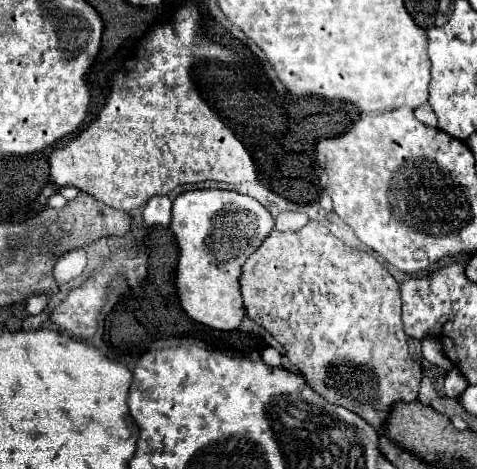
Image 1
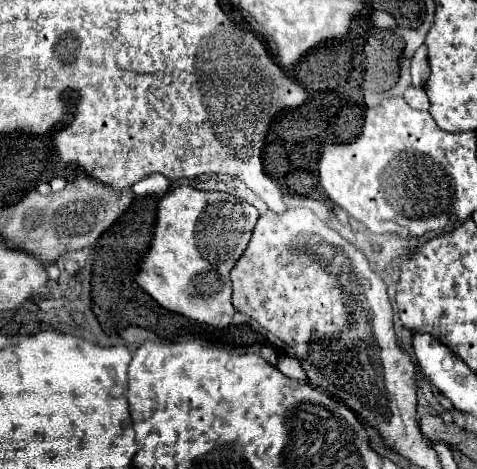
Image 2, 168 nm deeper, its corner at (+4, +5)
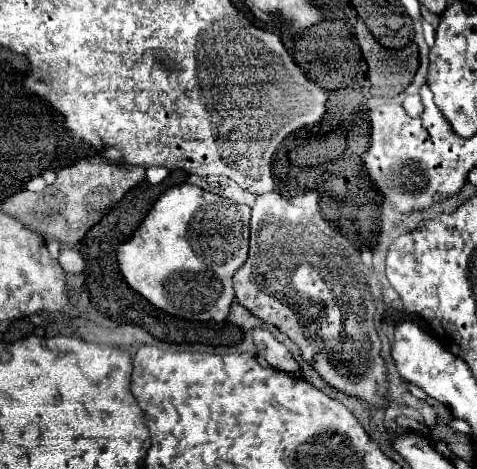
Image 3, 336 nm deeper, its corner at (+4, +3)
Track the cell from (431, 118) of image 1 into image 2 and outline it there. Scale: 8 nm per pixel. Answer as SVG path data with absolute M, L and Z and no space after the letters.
M408 87L404 91L404 99L406 103L412 107L412 109L418 109L418 111L428 111L430 109L430 103L428 103L428 97L424 93L422 87Z

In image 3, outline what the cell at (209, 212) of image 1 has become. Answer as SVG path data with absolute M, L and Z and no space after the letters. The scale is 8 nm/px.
M176 185L160 195L146 219L124 245L118 247L118 267L126 283L158 309L194 321L224 321L234 297L232 275L248 257L250 207L232 203L196 185Z

